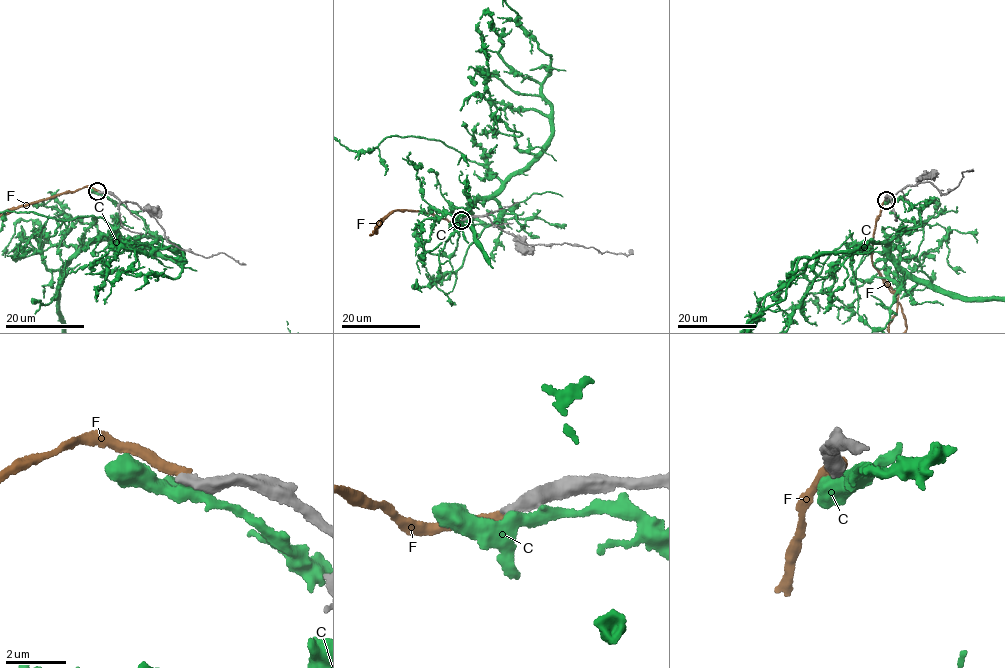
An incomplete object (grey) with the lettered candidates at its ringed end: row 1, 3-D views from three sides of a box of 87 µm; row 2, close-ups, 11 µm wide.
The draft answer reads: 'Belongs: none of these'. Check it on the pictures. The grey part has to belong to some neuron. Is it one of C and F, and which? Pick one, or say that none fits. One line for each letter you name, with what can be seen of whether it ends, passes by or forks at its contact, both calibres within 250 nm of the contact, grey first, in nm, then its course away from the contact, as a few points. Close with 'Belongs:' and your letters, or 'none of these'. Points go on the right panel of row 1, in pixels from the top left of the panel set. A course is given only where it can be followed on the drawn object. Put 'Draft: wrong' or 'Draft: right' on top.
Draft: right
Belongs: none of these

